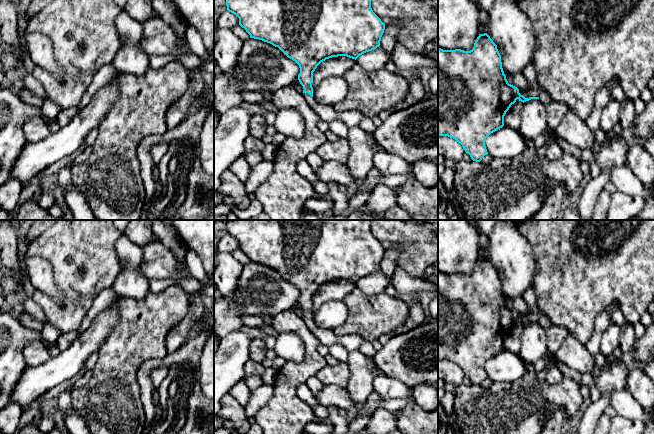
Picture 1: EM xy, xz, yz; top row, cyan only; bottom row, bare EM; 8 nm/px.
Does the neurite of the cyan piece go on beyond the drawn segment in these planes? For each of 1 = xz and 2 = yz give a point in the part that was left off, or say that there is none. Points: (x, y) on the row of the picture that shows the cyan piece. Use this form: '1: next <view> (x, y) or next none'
1: next xz (327, 113)
2: next yz (544, 97)

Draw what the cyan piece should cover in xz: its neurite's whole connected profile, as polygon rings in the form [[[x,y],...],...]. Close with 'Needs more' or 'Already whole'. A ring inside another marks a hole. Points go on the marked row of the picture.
[[[226,0],[227,10],[239,18],[239,25],[246,30],[250,38],[259,39],[278,47],[288,58],[295,61],[300,68],[298,80],[303,86],[301,93],[308,105],[327,123],[339,119],[349,128],[358,126],[365,117],[359,111],[338,112],[333,106],[322,105],[313,97],[313,72],[326,59],[347,56],[357,59],[360,55],[380,46],[385,24],[373,12],[371,0]]]. Needs more

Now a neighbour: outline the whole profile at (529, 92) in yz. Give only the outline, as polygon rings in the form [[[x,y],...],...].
[[[538,84],[536,88],[532,88],[530,85],[527,89],[519,89],[519,93],[525,98],[529,97],[538,97],[541,93],[544,92],[544,89],[541,85]]]

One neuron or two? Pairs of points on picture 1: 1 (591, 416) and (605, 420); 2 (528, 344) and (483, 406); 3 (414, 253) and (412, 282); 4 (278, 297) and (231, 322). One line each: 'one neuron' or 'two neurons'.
1: two neurons
2: two neurons
3: two neurons
4: one neuron

